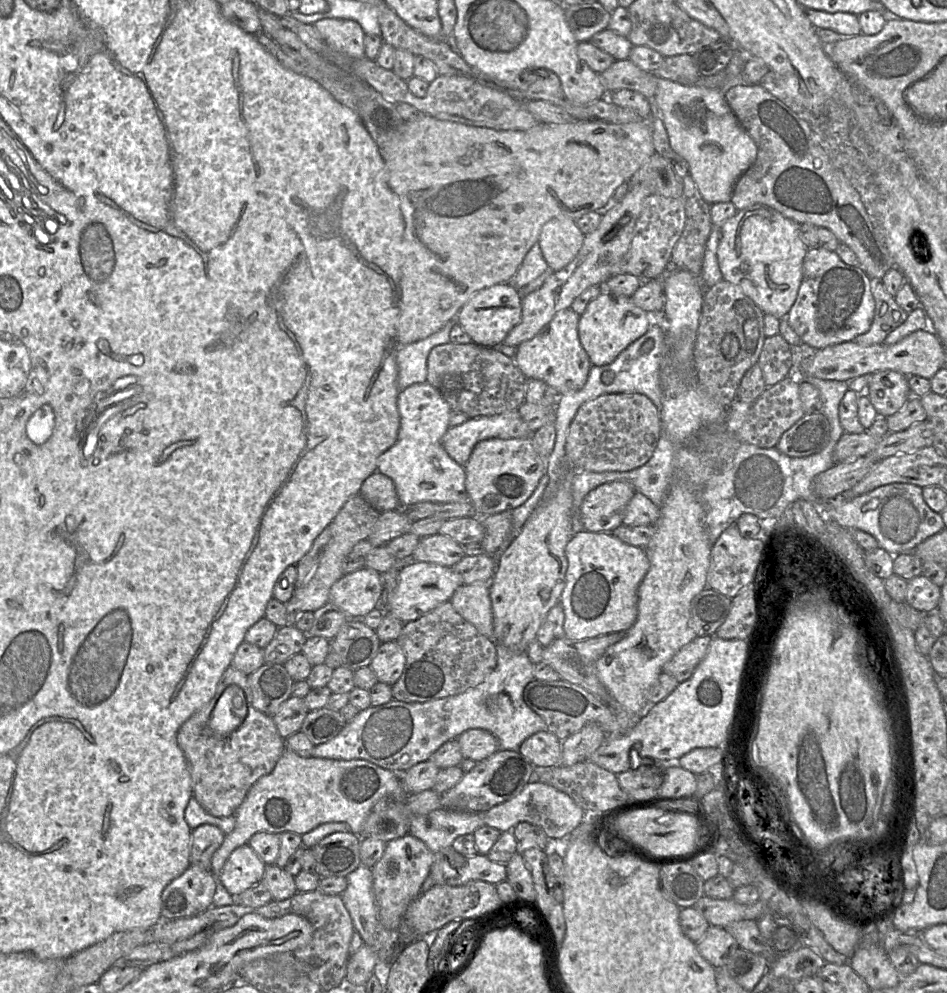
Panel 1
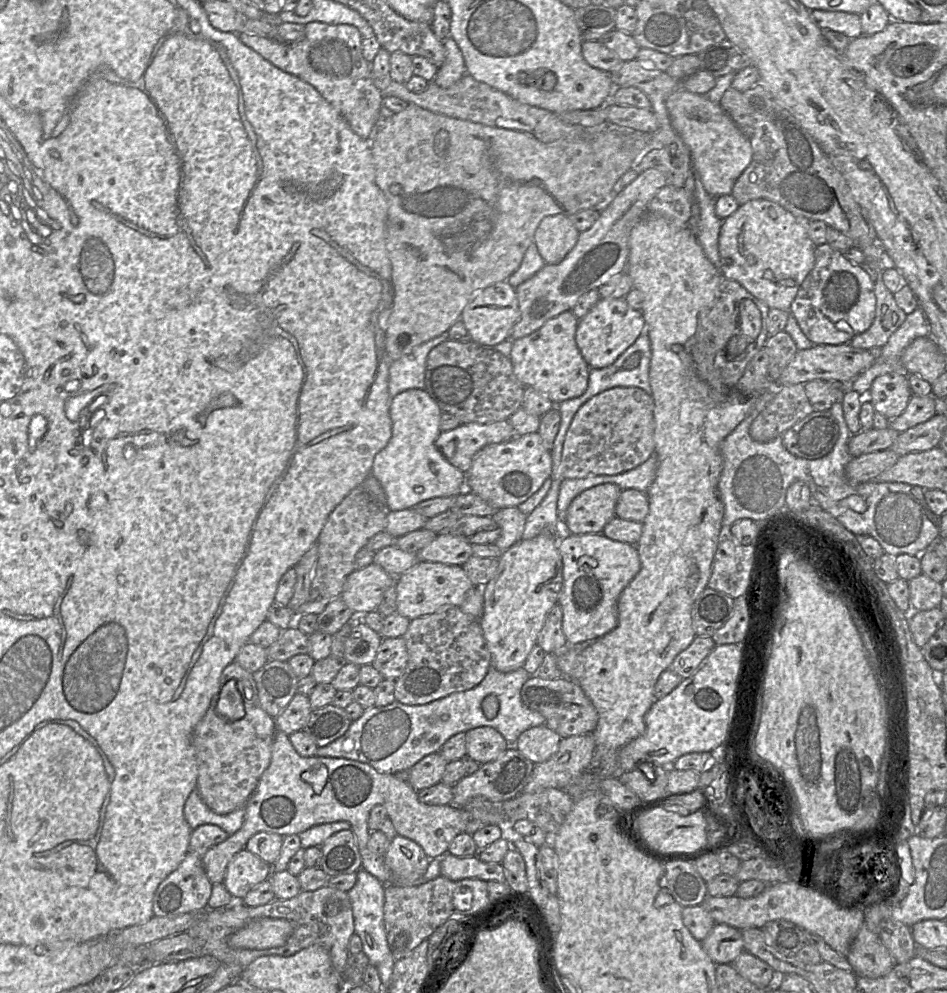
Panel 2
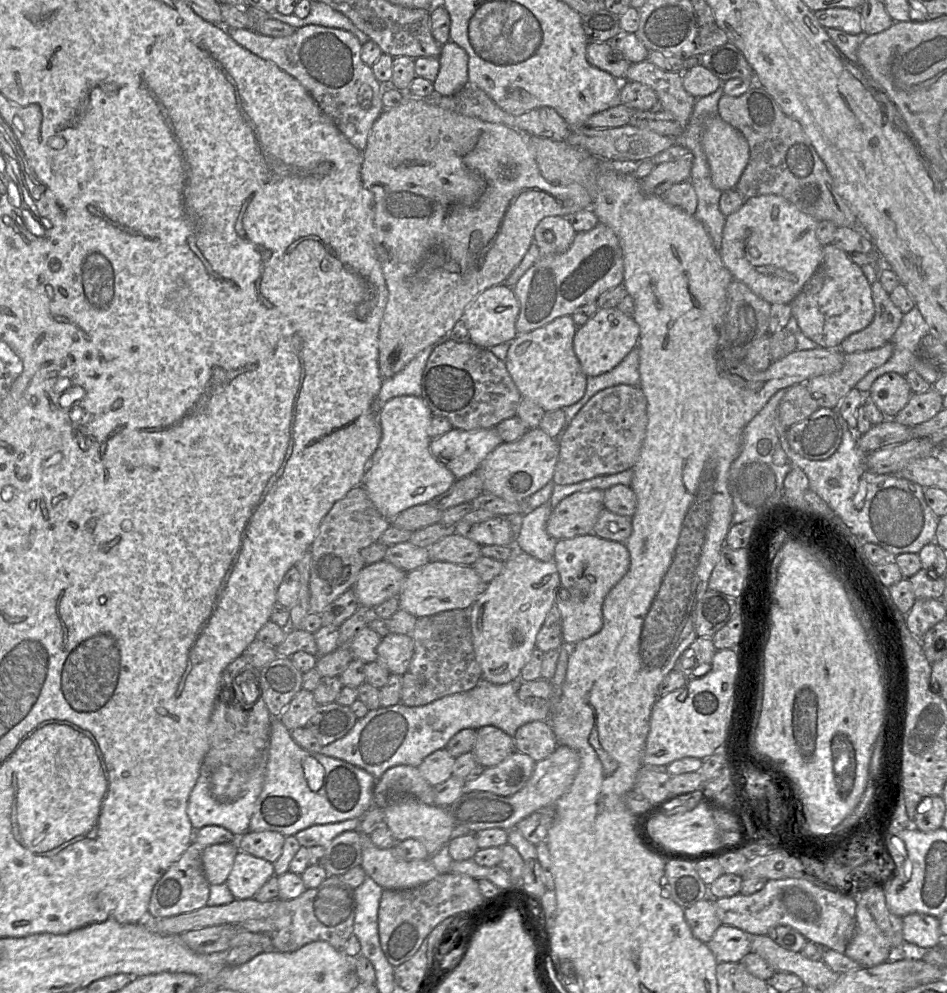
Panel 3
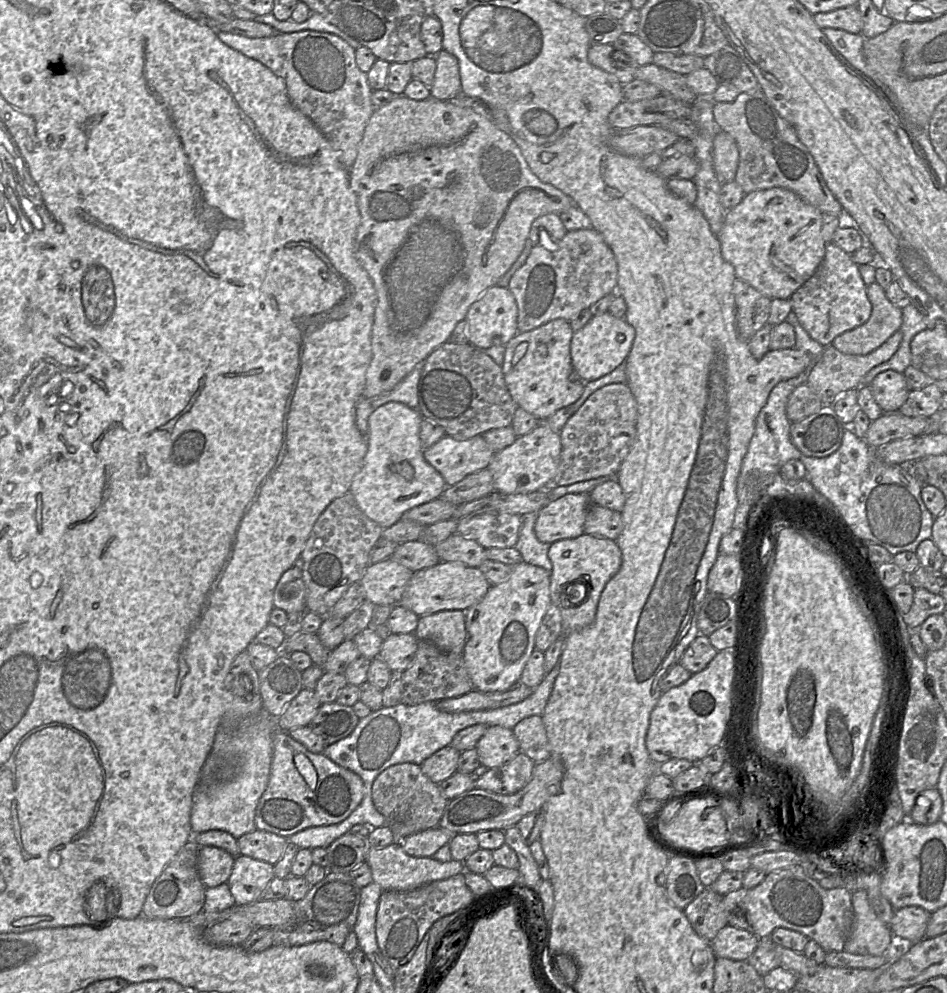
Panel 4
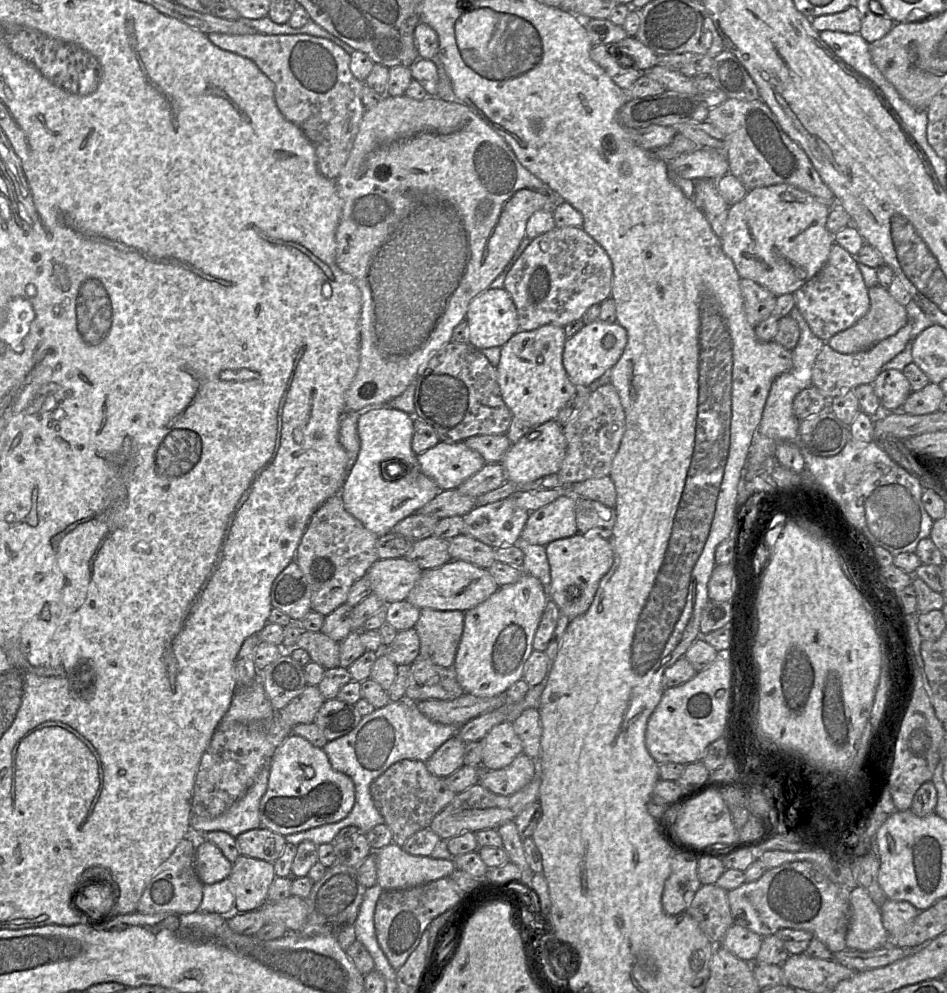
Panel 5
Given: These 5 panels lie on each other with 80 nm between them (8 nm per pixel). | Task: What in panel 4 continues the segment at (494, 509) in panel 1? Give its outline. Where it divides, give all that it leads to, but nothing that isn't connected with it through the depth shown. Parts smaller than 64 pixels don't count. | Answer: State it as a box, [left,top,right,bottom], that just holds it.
[487,423,560,494]

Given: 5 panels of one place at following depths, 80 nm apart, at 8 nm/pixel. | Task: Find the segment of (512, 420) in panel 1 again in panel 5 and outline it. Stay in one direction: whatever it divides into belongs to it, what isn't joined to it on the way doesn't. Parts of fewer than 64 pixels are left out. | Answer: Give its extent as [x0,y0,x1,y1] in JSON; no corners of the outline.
[417,441,486,491]

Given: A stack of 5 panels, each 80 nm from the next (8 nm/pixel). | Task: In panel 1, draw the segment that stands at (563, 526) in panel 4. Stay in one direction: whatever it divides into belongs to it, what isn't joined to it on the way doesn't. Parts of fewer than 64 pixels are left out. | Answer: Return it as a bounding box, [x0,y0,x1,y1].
[580,481,636,532]

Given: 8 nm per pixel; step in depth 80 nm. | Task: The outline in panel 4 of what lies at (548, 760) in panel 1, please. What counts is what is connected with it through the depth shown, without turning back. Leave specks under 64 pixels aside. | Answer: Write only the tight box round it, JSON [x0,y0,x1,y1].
[513,715,551,763]

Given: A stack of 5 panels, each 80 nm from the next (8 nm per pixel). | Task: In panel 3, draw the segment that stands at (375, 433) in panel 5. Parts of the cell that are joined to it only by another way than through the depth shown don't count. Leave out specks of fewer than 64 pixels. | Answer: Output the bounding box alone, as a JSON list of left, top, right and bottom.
[361,396,457,521]

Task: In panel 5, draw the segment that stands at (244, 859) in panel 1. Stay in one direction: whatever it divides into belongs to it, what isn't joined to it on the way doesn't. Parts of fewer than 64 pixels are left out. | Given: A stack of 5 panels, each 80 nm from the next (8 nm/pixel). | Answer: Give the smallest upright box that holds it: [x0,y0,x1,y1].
[228,854,275,912]

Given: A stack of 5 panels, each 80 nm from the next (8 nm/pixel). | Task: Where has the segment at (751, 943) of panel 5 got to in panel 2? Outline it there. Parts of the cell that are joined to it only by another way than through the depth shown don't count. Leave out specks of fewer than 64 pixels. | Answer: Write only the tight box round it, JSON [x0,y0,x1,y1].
[701,923,744,964]

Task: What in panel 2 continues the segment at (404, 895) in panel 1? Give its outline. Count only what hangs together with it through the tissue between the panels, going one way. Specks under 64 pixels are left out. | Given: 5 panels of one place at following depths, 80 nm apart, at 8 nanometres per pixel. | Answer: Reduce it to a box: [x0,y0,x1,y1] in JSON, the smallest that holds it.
[384,835,430,886]

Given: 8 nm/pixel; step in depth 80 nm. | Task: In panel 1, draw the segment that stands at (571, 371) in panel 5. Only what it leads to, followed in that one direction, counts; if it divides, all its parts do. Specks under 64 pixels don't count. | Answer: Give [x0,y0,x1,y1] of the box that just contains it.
[578,290,650,365]

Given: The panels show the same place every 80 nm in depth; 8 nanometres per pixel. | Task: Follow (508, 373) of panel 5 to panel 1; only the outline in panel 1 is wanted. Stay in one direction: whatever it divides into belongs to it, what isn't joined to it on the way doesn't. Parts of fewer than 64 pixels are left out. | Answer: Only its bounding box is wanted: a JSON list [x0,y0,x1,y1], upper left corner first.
[514,308,592,395]

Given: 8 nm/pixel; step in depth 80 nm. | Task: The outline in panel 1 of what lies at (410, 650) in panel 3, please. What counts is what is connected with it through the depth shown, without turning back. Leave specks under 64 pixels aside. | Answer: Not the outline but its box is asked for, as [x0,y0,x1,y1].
[370,641,405,686]

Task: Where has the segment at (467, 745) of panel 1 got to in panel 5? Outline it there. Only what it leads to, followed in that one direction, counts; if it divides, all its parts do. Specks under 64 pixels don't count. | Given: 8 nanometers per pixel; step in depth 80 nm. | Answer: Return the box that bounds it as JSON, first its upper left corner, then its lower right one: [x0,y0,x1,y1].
[482,721,523,770]

